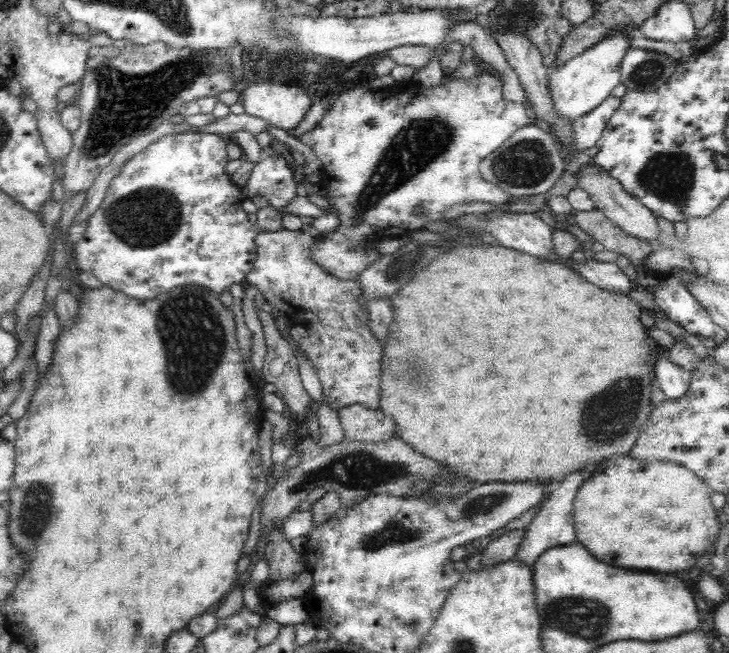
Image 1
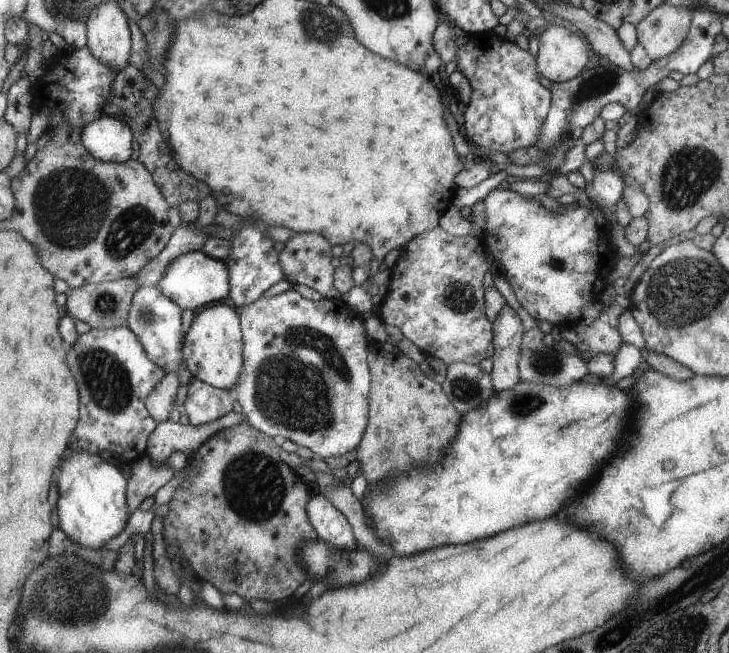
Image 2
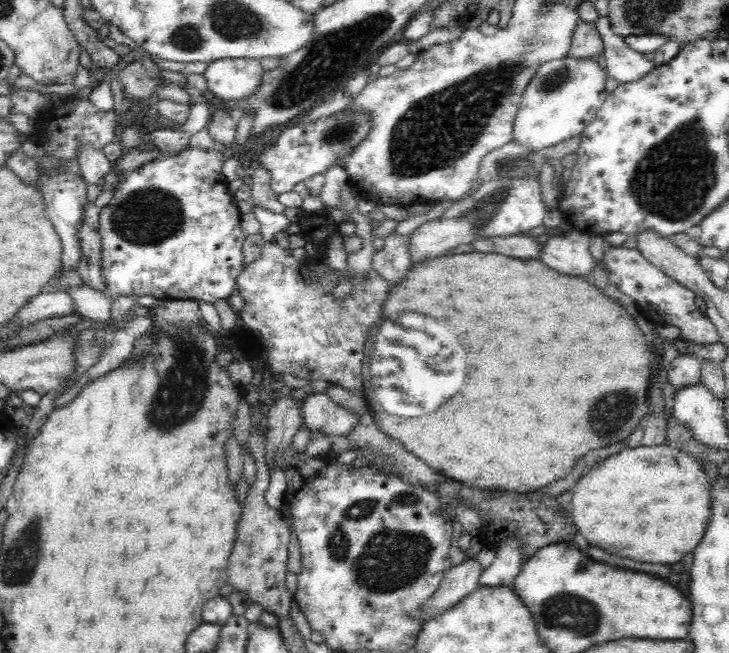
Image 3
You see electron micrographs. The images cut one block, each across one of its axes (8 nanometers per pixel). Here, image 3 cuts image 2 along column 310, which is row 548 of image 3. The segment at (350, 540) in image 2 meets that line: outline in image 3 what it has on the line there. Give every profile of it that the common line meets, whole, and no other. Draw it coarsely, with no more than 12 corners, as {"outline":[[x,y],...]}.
{"outline":[[506,538],[482,571],[482,586],[513,586],[523,543]]}

